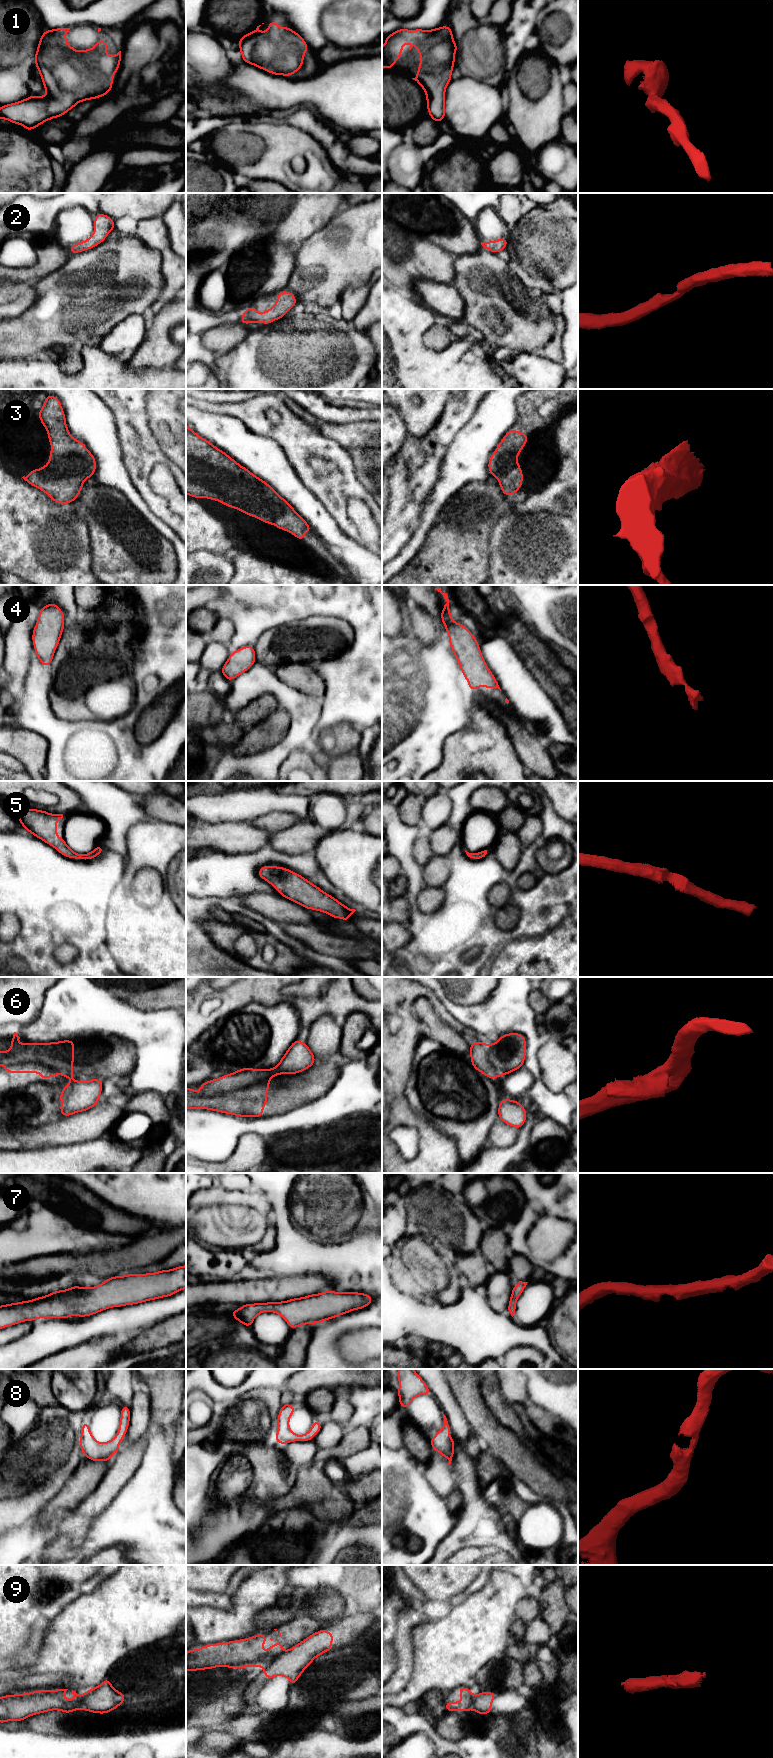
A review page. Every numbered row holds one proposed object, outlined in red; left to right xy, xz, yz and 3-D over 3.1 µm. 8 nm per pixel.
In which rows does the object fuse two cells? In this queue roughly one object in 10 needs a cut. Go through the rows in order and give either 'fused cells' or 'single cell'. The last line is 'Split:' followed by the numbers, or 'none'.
1: single cell
2: single cell
3: single cell
4: single cell
5: single cell
6: fused cells
7: single cell
8: single cell
9: fused cells
Split: 6, 9

